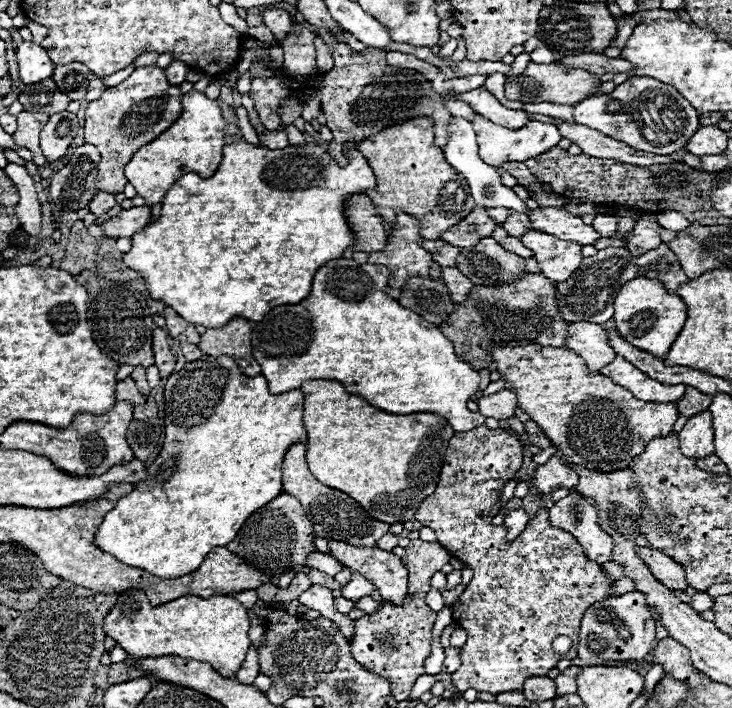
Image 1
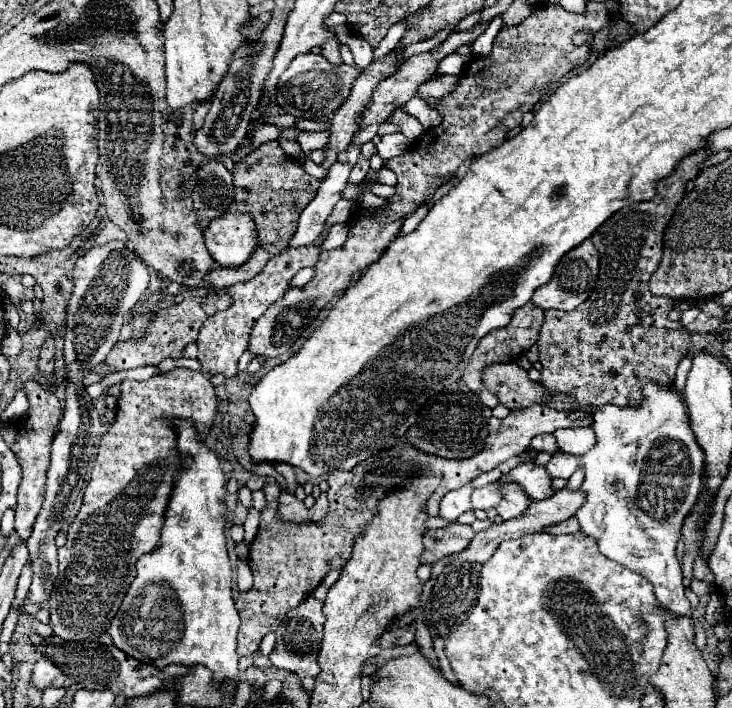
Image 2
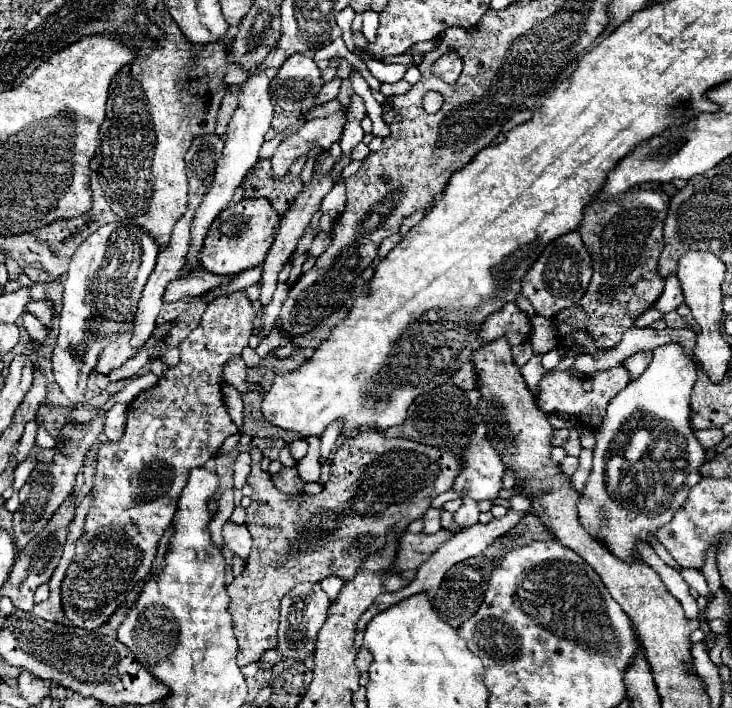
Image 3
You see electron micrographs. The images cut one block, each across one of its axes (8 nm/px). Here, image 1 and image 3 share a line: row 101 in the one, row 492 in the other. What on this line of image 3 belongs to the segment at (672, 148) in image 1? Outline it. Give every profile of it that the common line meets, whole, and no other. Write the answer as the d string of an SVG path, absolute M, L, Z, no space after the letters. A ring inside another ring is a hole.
M668 342L666 346L656 348L644 374L632 380L622 392L618 392L618 396L614 396L614 400L610 400L606 420L594 434L594 464L586 488L582 490L582 500L578 502L578 514L582 526L622 560L634 560L638 556L636 538L648 540L650 532L656 532L656 528L670 522L678 504L686 500L686 492L700 480L698 468L706 462L706 450L696 442L694 430L690 428L690 390L694 382L696 366L682 344Z

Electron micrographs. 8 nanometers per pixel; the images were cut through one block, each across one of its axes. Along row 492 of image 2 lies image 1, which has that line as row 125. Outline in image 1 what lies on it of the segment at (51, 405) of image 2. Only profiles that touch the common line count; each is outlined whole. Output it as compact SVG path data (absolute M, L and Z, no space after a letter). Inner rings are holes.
M20 112L18 116L18 130L14 134L14 140L18 146L32 150L36 162L46 162L42 158L42 152L38 150L38 134L46 122L48 122L48 116L38 112Z

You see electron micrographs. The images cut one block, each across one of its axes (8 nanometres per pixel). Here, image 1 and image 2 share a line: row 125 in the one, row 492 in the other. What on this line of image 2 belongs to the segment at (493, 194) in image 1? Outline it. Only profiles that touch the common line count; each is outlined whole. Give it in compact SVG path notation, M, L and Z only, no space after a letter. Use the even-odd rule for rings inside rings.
M466 484L458 490L448 492L442 502L440 502L440 518L444 518L446 522L454 522L462 512L470 510L470 494L472 494L472 486Z

